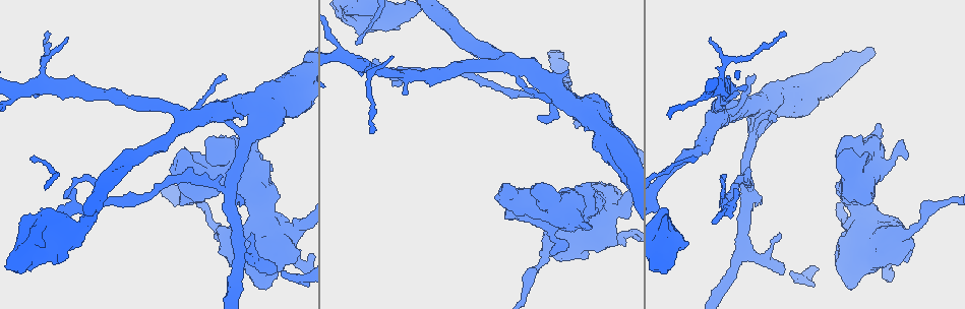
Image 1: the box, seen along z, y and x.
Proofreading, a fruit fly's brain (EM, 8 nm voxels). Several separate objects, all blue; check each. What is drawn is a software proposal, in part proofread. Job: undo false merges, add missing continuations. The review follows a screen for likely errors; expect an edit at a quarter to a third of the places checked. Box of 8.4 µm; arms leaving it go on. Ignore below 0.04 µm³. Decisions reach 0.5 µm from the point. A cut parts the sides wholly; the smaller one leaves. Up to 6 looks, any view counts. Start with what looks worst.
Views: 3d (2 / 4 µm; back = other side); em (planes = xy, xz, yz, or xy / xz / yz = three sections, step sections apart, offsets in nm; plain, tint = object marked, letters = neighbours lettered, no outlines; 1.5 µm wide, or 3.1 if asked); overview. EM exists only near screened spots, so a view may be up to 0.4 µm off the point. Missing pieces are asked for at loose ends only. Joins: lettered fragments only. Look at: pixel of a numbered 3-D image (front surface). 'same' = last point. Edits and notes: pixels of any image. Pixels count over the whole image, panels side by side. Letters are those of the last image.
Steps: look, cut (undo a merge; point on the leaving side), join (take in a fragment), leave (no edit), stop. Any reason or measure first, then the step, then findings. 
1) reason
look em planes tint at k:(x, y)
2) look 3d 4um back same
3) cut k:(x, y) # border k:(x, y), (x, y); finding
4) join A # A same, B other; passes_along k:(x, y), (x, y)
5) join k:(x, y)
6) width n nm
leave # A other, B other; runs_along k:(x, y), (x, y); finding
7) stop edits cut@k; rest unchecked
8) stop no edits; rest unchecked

an open end
look em planes letters at 1:(393, 57)

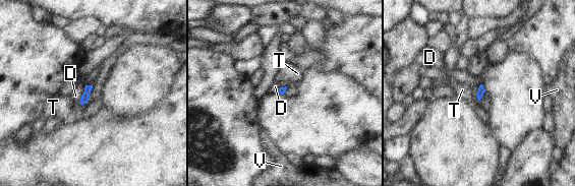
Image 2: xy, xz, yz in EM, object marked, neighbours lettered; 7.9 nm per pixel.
leave # D other, T other, V other; border 2:(85, 84), (79, 102); none of them fits

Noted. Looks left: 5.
an open end
look em planes letters at 1:(55, 264)

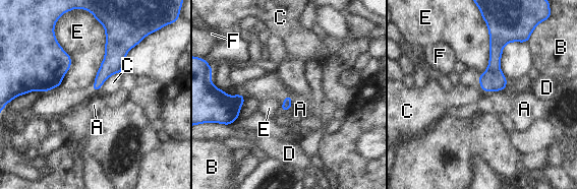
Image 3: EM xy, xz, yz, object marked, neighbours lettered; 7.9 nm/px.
leave # A other, B other, C other, D other, E other, F other; border 3:(505, 88), (499, 91), (492, 91); no lettered fragment goes on from it

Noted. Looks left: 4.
free end
look em planes letters at 1:(274, 273)

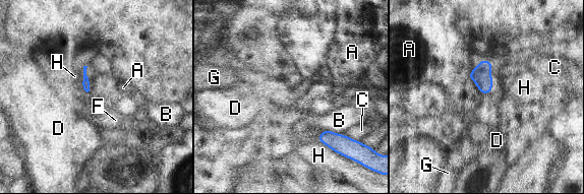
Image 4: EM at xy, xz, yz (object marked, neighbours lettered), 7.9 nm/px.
longest_contact A 300 nm
leave # A other, B other, C other, D other, F other, G other, H other; no lettered fragment goes on from it

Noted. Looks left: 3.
stop no edits; rest unchecked

